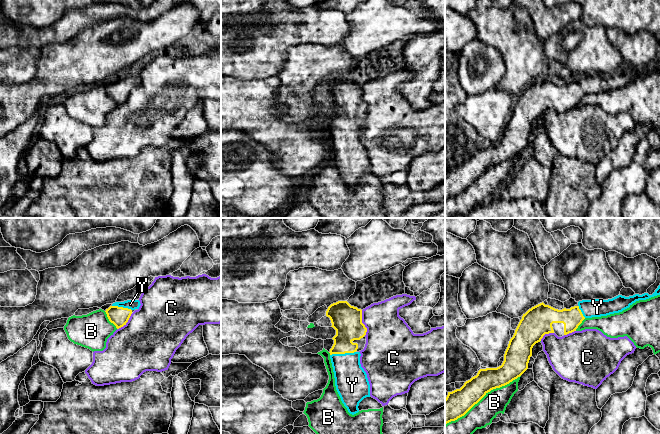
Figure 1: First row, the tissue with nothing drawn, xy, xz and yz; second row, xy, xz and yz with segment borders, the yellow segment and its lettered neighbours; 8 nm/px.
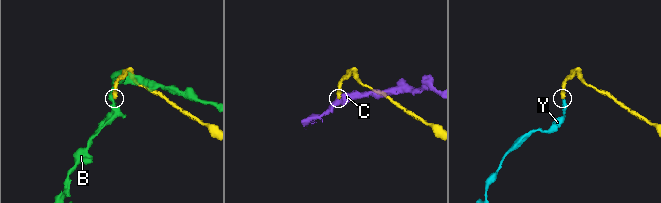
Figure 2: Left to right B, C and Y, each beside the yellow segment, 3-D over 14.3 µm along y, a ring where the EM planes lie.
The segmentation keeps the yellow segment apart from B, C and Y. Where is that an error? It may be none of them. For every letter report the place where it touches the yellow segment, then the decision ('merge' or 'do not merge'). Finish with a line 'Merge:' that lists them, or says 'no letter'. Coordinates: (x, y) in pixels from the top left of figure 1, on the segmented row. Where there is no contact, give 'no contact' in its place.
B: contact yz (482, 397); do not merge
C: contact xz (362, 323); do not merge
Y: contact xz (342, 353); merge
Merge: Y

